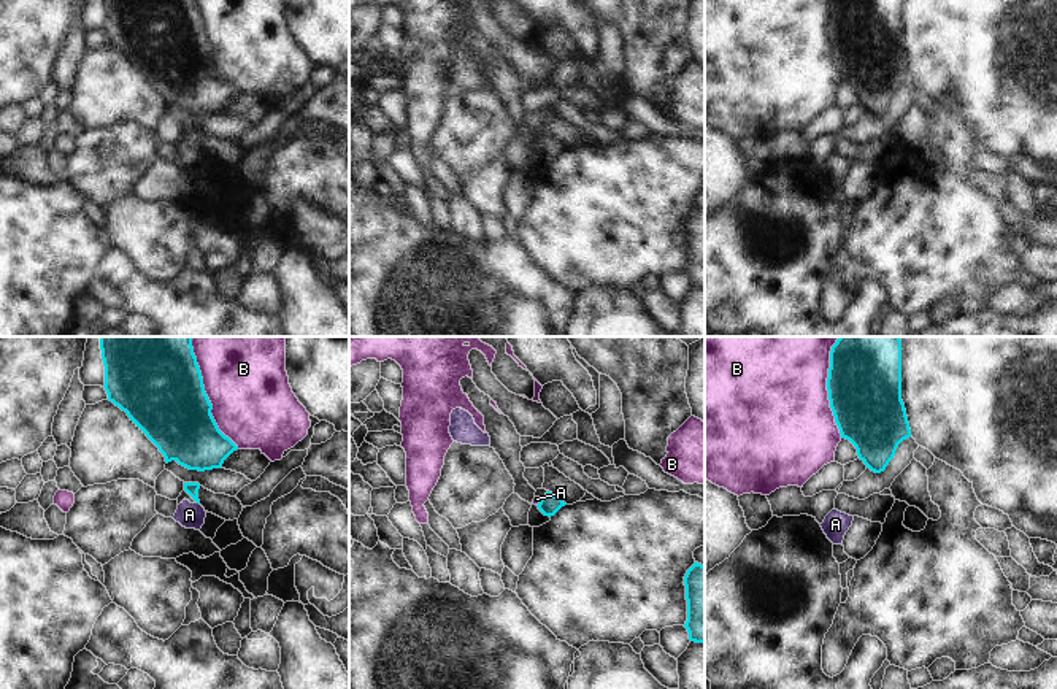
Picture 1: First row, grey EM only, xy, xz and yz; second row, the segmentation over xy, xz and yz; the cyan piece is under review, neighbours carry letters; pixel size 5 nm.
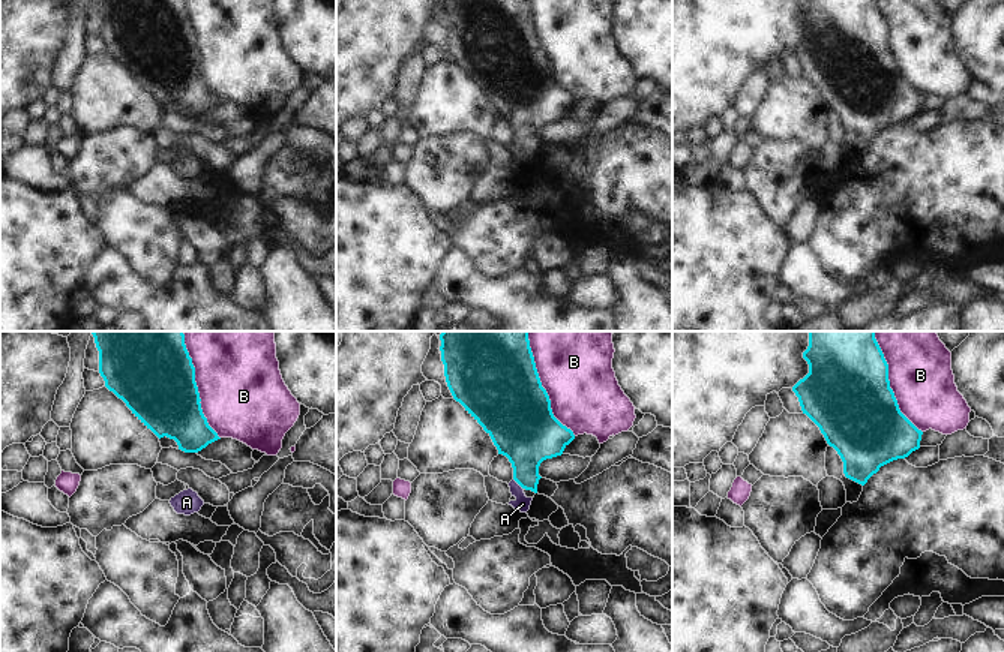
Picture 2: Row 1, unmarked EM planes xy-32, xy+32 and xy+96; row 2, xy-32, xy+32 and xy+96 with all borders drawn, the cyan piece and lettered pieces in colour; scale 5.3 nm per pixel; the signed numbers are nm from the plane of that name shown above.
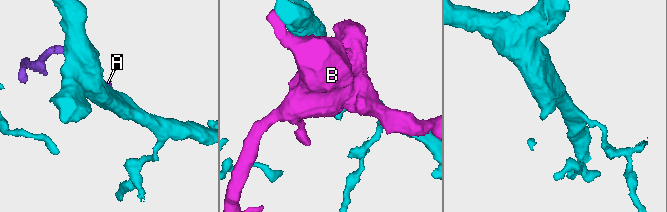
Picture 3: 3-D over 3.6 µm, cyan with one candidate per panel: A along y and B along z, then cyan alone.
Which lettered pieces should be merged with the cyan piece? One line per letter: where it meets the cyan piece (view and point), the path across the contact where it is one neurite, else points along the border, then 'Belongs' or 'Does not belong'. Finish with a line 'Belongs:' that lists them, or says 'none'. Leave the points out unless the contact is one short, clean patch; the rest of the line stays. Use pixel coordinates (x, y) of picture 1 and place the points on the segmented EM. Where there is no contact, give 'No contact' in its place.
A: Touches cyan at xz (540, 502). Path across: xz (549, 504), (540, 502), (537, 499). Belongs
B: Touches cyan at xy (205, 392). Does not belong
Belongs: A

